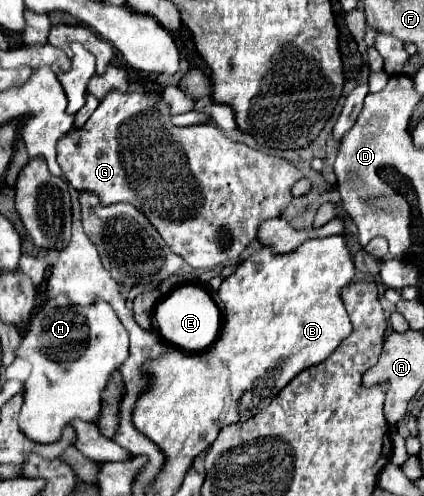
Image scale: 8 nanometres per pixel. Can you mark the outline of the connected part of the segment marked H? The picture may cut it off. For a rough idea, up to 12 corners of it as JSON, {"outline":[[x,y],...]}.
{"outline":[[46,299],[16,357],[32,363],[20,429],[54,443],[96,421],[128,357],[112,307]]}

